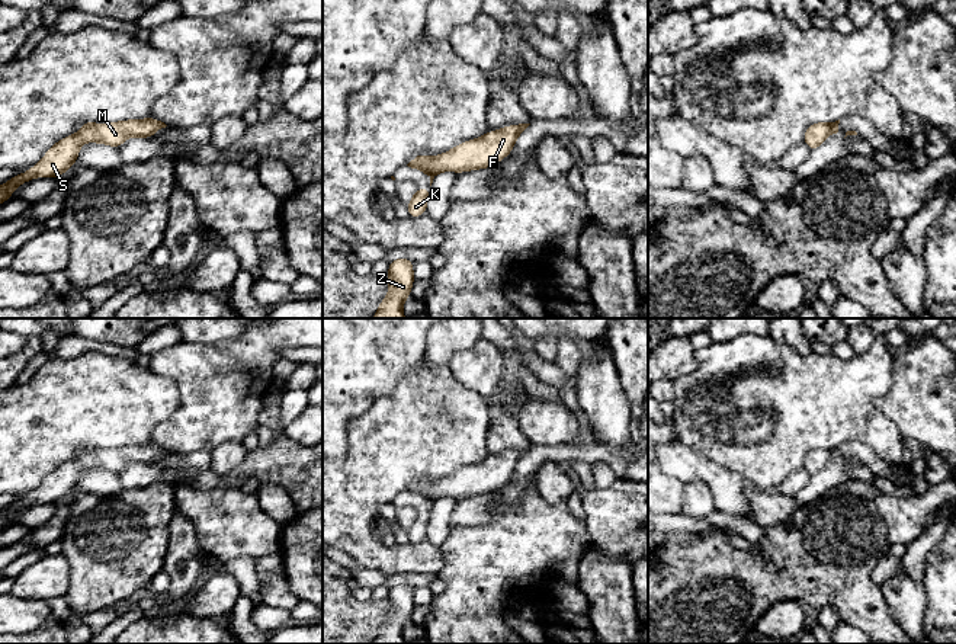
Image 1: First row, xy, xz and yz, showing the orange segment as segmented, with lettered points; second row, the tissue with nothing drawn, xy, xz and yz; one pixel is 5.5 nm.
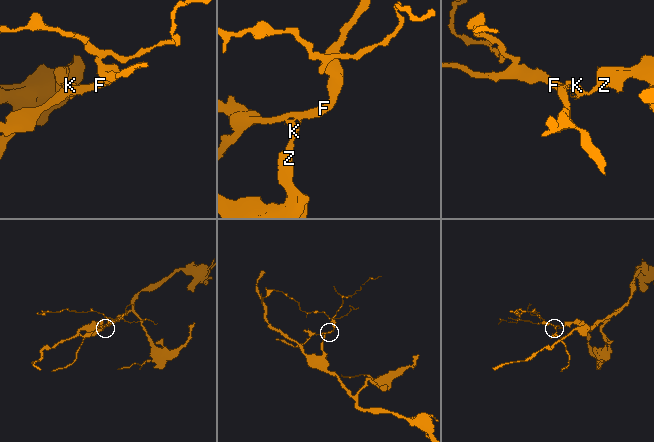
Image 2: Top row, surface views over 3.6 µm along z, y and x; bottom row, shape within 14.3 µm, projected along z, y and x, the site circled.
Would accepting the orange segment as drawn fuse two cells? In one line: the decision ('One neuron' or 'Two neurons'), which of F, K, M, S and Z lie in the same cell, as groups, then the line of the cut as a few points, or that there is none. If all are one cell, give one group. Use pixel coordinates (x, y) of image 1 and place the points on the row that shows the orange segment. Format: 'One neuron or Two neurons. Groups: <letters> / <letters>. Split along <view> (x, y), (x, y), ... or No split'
Two neurons. Groups: F M S / K Z. Split along xz (410, 162), (417, 166), (448, 169)

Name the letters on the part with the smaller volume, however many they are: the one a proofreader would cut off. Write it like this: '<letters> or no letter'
F, M, S

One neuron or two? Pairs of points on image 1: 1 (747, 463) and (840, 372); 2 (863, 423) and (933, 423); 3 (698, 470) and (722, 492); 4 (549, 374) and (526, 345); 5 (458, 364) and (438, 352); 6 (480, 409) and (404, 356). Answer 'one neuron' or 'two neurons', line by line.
1: one neuron
2: two neurons
3: one neuron
4: one neuron
5: two neurons
6: two neurons

